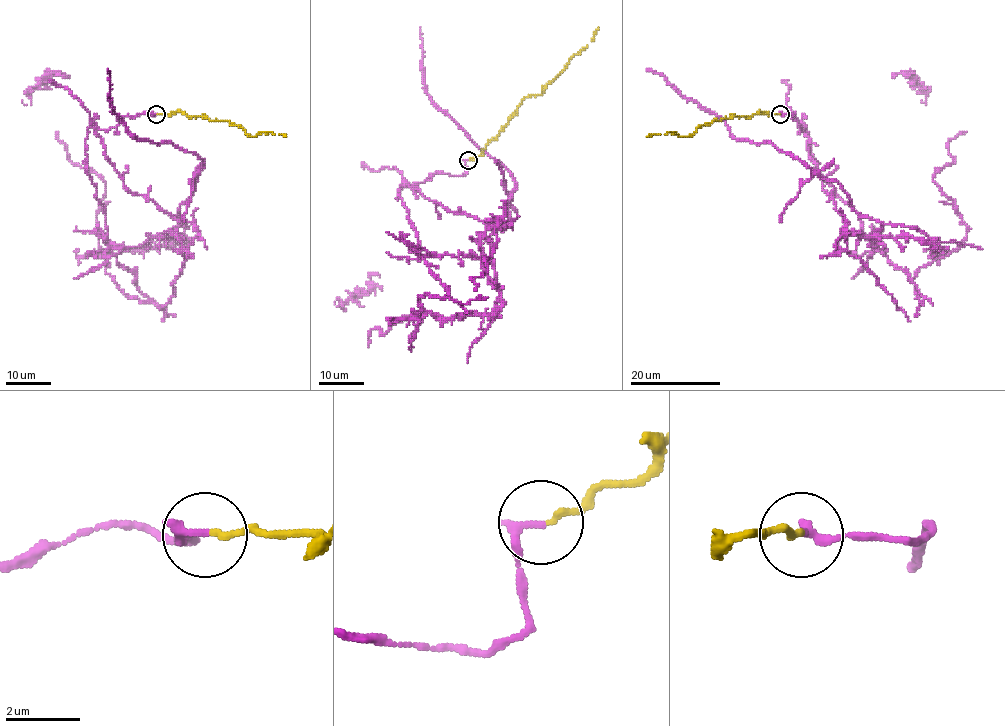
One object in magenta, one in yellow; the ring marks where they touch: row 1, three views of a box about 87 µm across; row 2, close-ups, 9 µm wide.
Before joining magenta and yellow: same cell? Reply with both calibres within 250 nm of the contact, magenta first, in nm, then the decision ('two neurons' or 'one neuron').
260 nm thick on the magenta side, 160 nm on the other; two neurons

